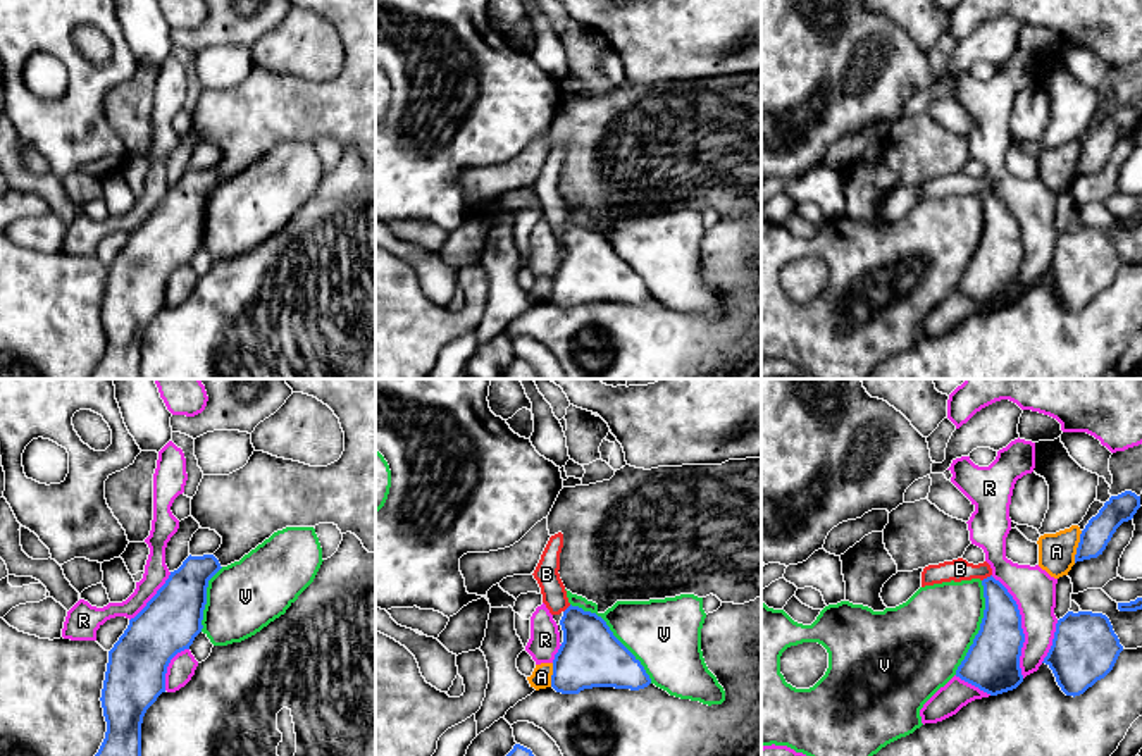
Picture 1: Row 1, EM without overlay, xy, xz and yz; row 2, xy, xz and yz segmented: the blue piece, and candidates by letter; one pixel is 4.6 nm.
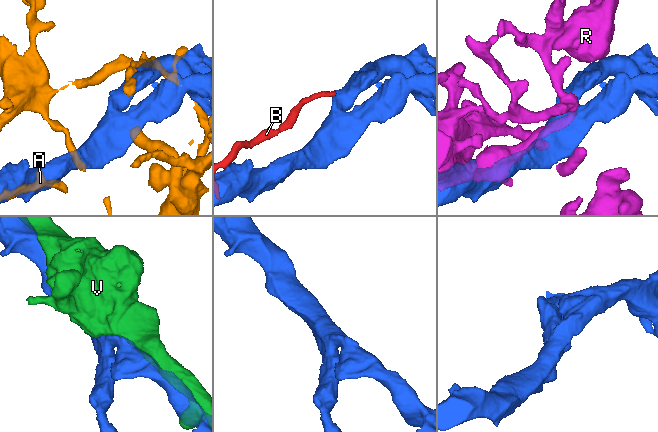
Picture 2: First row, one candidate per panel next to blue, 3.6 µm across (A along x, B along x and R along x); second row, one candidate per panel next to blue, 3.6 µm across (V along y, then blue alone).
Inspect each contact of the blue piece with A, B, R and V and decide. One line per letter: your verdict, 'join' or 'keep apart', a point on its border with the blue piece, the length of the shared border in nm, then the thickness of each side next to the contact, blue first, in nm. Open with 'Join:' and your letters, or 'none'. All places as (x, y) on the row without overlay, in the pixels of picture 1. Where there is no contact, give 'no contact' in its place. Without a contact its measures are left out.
Join: none
A: keep apart; meets blue in yz at (1079, 161); contact 160 nm long; 140 nm thick on the blue side, 180 nm on the other
B: keep apart; meets blue in yz at (987, 192); contact 60 nm long; 190 nm thick on the blue side, 100 nm on the other
R: keep apart; meets blue in yz at (1020, 240); contact 500 nm long; 260 nm thick on the blue side, 200 nm on the other
V: keep apart; meets blue in xz at (614, 250); contact 550 nm long; 280 nm thick on the blue side, 340 nm on the other

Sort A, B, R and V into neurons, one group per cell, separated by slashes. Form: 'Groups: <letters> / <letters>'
Groups: A / B / R / V

